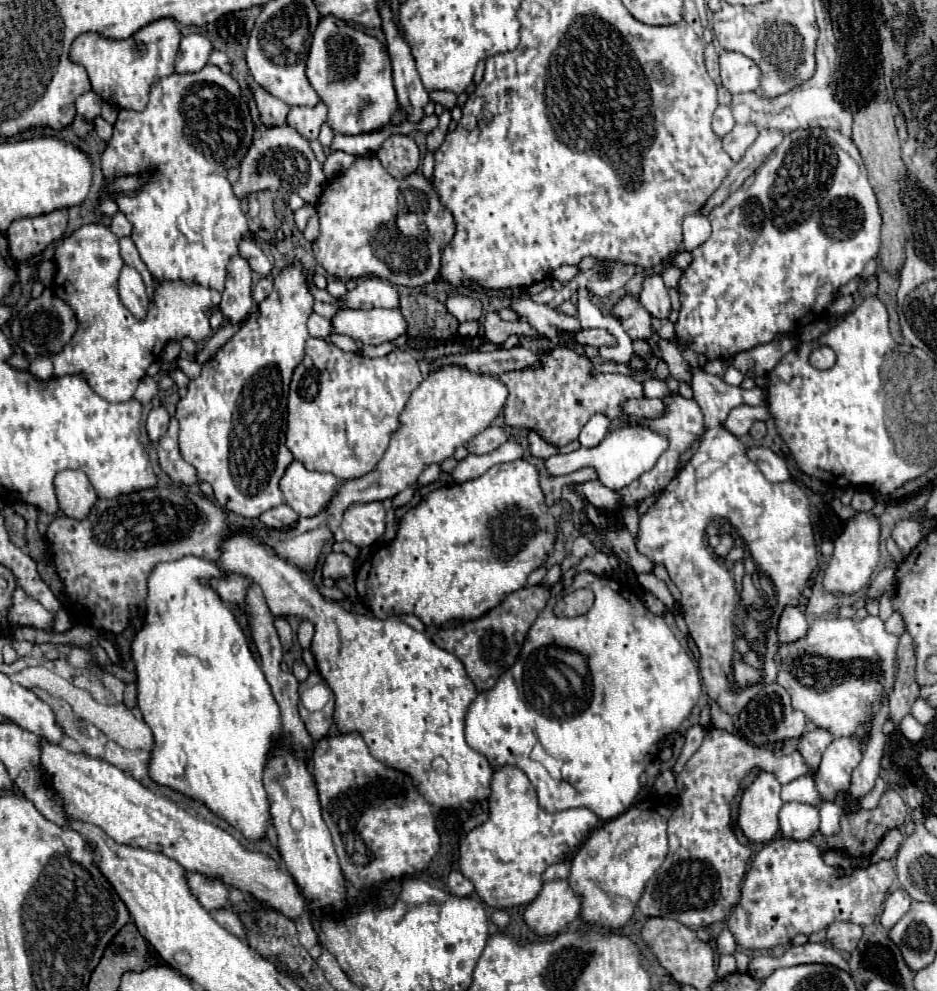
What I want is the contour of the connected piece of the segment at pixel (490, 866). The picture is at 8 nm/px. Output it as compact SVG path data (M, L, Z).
M503 765L493 771L489 795L489 819L471 829L459 847L459 869L473 881L477 895L497 909L529 905L543 887L543 873L549 865L571 859L591 829L603 823L589 809L567 809L547 813L539 807L537 791L525 771Z

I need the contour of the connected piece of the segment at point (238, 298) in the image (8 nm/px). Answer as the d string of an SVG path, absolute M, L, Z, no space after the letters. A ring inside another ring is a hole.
M233 255L227 265L227 281L223 299L219 303L221 313L227 317L229 323L241 323L253 309L251 299L251 285L253 285L253 271L245 257Z

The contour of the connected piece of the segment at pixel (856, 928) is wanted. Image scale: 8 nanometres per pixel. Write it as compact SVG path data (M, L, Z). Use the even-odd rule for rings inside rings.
M837 921L837 923L831 923L827 927L827 941L835 949L851 953L851 951L855 951L855 947L861 939L861 933L863 933L861 925L855 925L849 921Z

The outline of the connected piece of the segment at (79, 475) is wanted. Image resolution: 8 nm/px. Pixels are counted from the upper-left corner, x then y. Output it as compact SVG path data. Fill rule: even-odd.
M61 471L55 477L55 491L59 509L73 519L85 519L85 515L89 515L93 503L97 501L97 493L93 491L83 471Z

